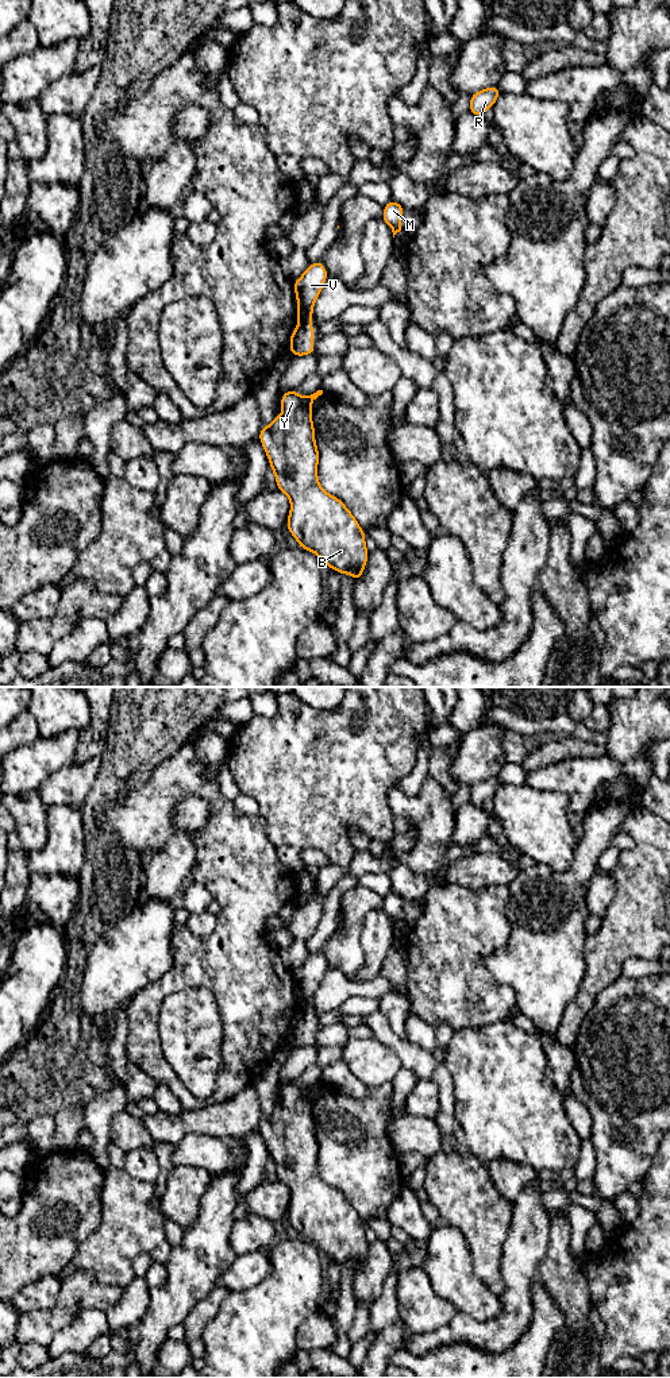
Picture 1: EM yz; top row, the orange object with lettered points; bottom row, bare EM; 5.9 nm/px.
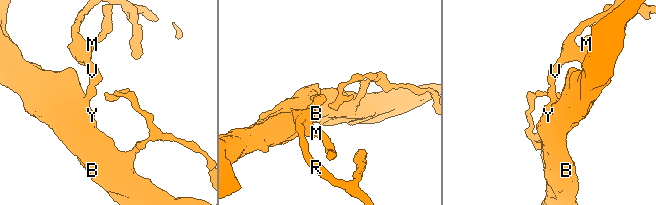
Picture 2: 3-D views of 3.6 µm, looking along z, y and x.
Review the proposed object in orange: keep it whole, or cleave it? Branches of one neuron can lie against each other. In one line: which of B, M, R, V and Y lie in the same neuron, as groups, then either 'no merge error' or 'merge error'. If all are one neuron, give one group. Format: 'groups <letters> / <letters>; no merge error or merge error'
groups B Y / M R V; merge error

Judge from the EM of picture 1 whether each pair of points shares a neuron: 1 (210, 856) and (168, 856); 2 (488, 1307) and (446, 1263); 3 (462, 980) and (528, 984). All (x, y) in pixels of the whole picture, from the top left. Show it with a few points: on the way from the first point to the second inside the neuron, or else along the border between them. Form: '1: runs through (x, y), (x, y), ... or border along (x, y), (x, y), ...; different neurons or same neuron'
1: border along (204, 826), (195, 840), (195, 864), (191, 871); different neurons
2: runs through (478, 1296), (457, 1274); same neuron
3: border along (492, 952), (486, 967), (512, 989), (516, 1004); different neurons

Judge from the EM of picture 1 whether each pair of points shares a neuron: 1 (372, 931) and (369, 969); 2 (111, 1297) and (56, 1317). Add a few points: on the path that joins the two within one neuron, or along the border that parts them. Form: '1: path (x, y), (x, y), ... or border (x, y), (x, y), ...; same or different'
1: path (373, 941), (373, 960); same
2: path (97, 1296), (79, 1296), (69, 1305); same

